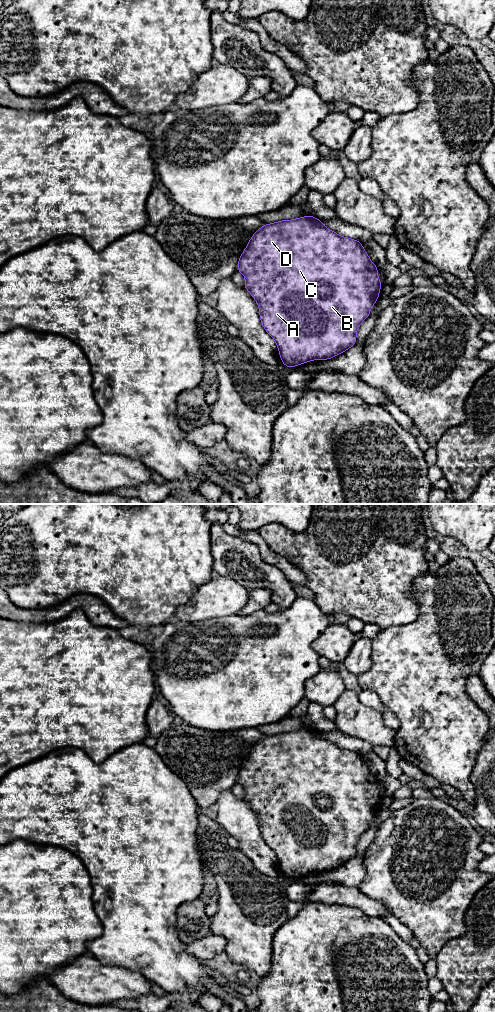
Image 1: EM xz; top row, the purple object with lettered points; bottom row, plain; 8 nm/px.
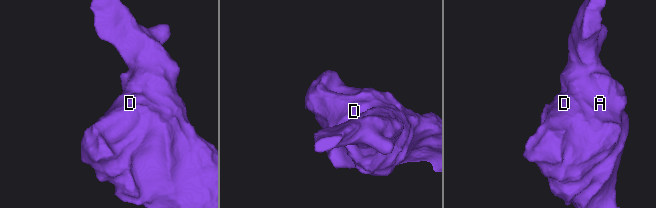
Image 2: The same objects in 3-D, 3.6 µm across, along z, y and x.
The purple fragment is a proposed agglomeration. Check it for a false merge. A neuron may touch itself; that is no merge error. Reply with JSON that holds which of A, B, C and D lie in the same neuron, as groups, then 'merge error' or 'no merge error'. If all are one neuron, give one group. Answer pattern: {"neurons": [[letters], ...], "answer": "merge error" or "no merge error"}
{"neurons": [["A", "B", "C", "D"]], "answer": "no merge error"}

